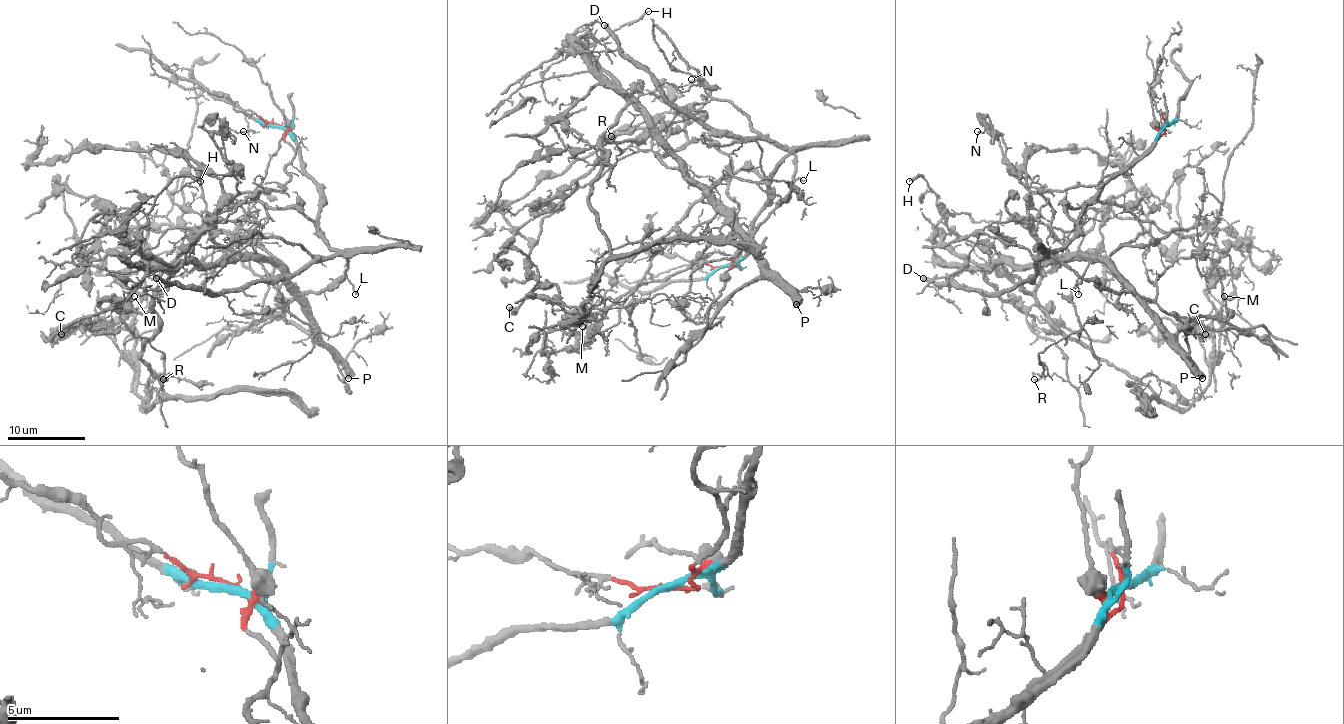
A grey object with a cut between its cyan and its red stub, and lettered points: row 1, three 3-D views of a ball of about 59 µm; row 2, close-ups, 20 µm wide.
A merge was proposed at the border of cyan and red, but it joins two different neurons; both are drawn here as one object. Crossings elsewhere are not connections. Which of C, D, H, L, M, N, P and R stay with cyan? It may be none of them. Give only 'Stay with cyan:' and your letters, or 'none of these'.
Stay with cyan: D, L

